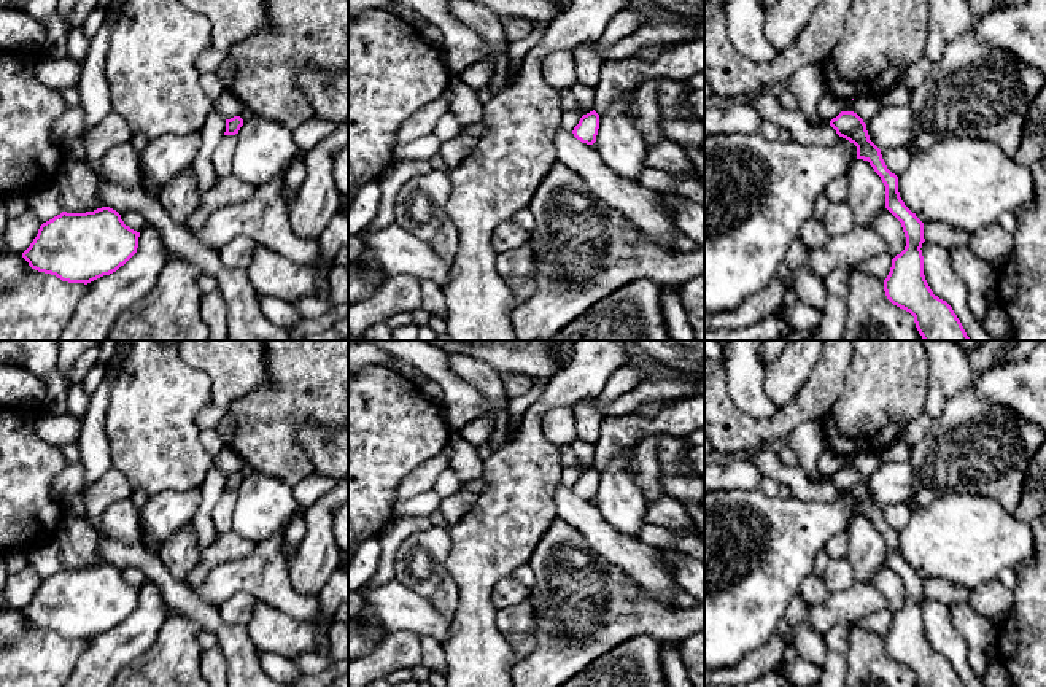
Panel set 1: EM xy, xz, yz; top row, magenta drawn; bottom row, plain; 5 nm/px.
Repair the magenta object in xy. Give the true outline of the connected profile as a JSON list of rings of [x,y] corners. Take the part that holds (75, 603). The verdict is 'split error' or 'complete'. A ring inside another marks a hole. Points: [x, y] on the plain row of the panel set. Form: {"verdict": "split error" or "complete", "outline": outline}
{"verdict": "complete", "outline": [[[110,563],[62,568],[40,582],[22,614],[38,628],[87,641],[124,622],[137,609],[138,593]]]}

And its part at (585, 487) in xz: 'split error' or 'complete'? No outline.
complete

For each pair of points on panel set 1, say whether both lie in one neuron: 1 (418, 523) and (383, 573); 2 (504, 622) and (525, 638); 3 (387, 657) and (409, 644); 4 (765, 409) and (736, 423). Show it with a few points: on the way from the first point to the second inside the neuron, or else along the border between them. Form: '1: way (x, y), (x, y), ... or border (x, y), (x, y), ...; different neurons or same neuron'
1: way (404, 530), (390, 544), (387, 558); same neuron
2: way (509, 622), (520, 633); same neuron
3: way (391, 654), (404, 648); same neuron
4: border (728, 385), (743, 411), (762, 419), (774, 414); different neurons

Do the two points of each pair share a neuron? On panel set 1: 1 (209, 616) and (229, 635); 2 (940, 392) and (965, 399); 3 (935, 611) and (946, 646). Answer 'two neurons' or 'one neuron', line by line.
1: one neuron
2: two neurons
3: one neuron

